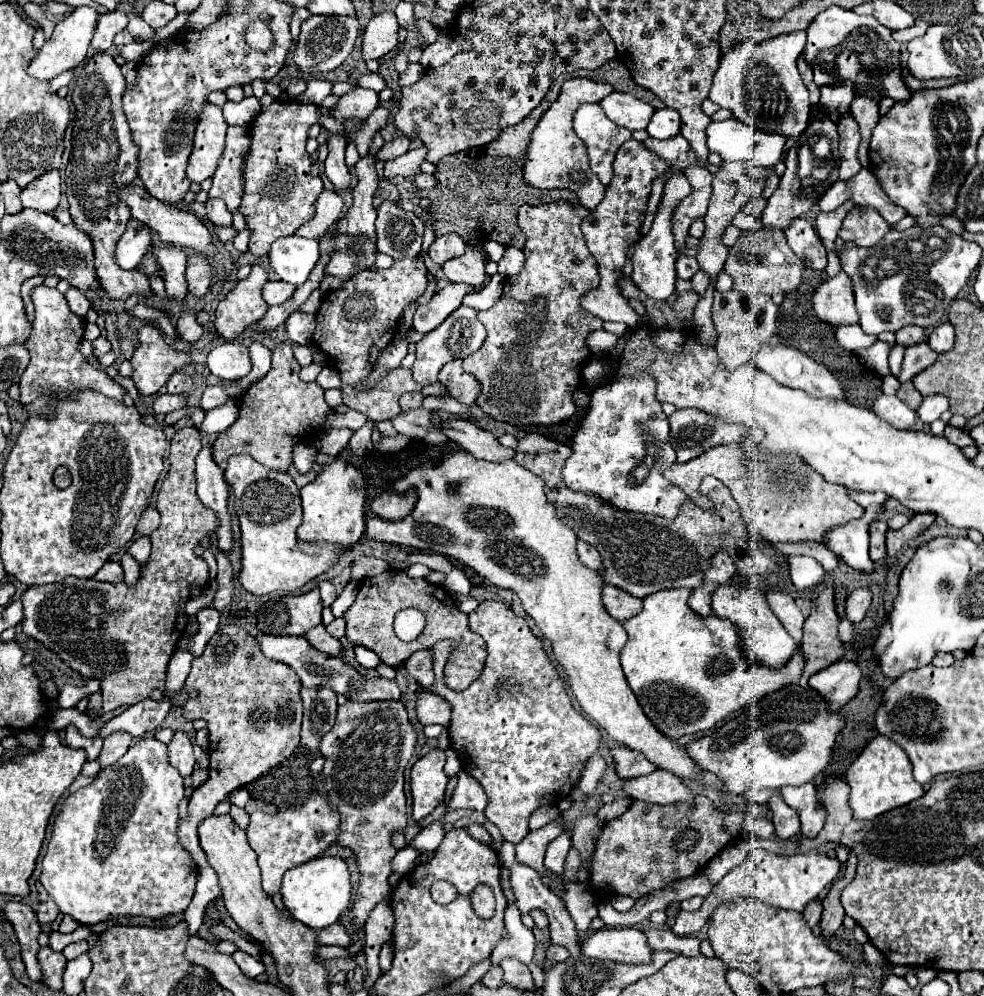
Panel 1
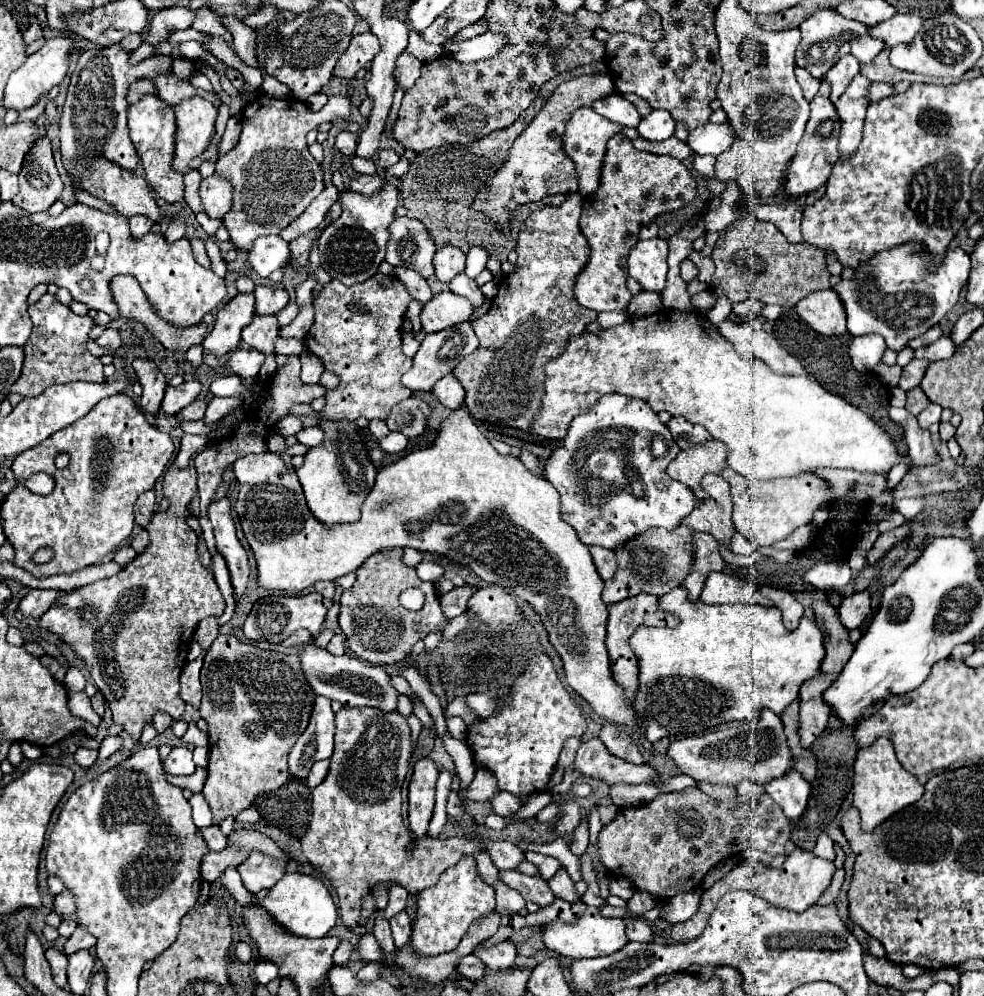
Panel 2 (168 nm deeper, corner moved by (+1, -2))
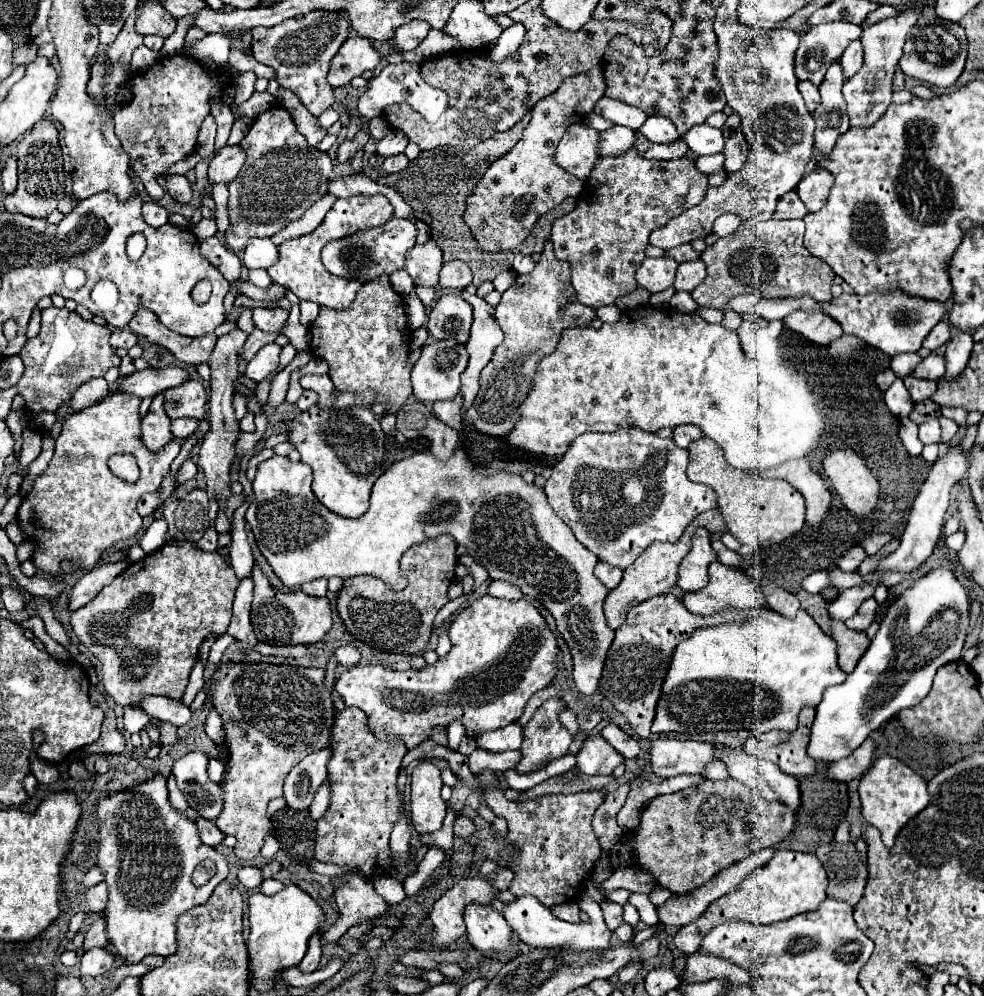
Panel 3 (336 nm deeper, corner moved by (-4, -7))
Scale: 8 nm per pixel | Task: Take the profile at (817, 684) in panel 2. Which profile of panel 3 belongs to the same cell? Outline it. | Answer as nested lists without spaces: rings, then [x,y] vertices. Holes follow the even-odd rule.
[[[804,708],[800,712],[798,730],[790,734],[780,730],[772,730],[768,734],[752,734],[742,748],[752,756],[774,762],[780,770],[792,776],[812,776],[816,770],[816,762],[806,752],[812,722],[814,708]]]

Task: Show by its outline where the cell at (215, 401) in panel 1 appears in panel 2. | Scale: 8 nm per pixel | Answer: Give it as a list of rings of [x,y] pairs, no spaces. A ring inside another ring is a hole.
[[[199,397],[199,399],[195,399],[189,407],[181,409],[175,417],[177,417],[177,421],[181,421],[181,419],[187,419],[187,421],[199,421],[199,419],[203,417],[203,413],[205,413],[205,405],[207,405],[207,401]]]

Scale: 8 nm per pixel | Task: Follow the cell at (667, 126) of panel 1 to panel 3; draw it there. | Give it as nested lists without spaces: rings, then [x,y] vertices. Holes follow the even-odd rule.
[[[648,116],[648,120],[642,124],[640,132],[650,140],[650,142],[656,142],[656,144],[662,144],[662,142],[674,142],[678,140],[678,130],[674,128],[674,124],[668,120],[668,118],[662,118],[662,116]]]

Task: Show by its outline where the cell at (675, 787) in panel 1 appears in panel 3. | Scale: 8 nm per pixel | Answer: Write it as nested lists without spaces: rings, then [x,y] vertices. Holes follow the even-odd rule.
[[[600,734],[582,742],[576,760],[576,768],[584,774],[612,774],[616,766],[624,764],[624,758]]]

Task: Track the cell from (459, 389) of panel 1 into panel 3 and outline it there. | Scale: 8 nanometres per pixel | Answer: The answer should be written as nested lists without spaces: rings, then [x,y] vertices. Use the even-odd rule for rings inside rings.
[[[458,394],[454,400],[448,400],[448,402],[436,402],[434,404],[434,416],[454,428],[454,430],[460,430],[462,428],[462,396]]]

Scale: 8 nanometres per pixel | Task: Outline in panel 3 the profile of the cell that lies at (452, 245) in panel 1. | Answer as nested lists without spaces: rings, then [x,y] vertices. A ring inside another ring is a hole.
[[[452,260],[442,266],[438,284],[442,288],[454,288],[454,290],[464,290],[466,286],[472,284],[472,272],[464,262]]]

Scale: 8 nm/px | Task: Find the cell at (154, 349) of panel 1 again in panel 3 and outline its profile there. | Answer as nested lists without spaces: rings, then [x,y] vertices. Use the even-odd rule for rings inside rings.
[[[162,394],[152,398],[152,406],[150,412],[142,418],[142,434],[140,434],[144,446],[152,452],[162,450],[168,442],[174,440],[172,432],[170,432],[170,418],[164,412],[162,406]]]

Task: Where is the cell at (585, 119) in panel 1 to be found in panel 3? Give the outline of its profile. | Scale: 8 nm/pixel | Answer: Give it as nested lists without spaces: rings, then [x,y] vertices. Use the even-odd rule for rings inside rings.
[[[582,122],[570,124],[556,146],[554,162],[572,176],[586,180],[598,160],[600,134]]]

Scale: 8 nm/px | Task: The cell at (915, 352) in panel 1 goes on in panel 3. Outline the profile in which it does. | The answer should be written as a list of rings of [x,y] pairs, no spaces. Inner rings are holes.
[[[914,376],[904,378],[904,386],[908,388],[908,392],[910,392],[914,402],[922,402],[922,400],[932,398],[936,388],[938,388],[936,382],[932,382],[932,380],[920,380],[920,378],[914,378]]]

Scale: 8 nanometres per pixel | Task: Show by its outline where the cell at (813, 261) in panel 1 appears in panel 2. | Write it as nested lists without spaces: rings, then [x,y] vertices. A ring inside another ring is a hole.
[[[793,201],[787,203],[773,203],[773,205],[761,205],[757,207],[757,217],[761,221],[769,221],[773,225],[777,225],[783,235],[787,237],[789,243],[797,245],[797,243],[805,243],[799,225],[801,225],[801,207]]]

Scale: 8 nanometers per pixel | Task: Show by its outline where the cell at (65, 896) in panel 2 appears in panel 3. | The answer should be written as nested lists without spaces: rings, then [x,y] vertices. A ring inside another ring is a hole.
[[[104,882],[86,890],[86,904],[90,912],[102,912],[106,908],[106,900],[108,900],[108,888]]]

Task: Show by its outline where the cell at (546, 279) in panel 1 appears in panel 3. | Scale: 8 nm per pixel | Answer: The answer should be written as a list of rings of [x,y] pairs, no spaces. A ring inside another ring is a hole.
[[[548,240],[536,268],[530,274],[516,278],[514,286],[502,294],[494,316],[504,332],[504,342],[494,350],[492,360],[482,370],[478,396],[468,408],[464,420],[482,434],[504,436],[520,418],[518,404],[530,390],[538,360],[554,352],[562,330],[590,326],[596,310],[576,300],[576,292],[570,282],[570,266],[554,256],[552,240]]]

